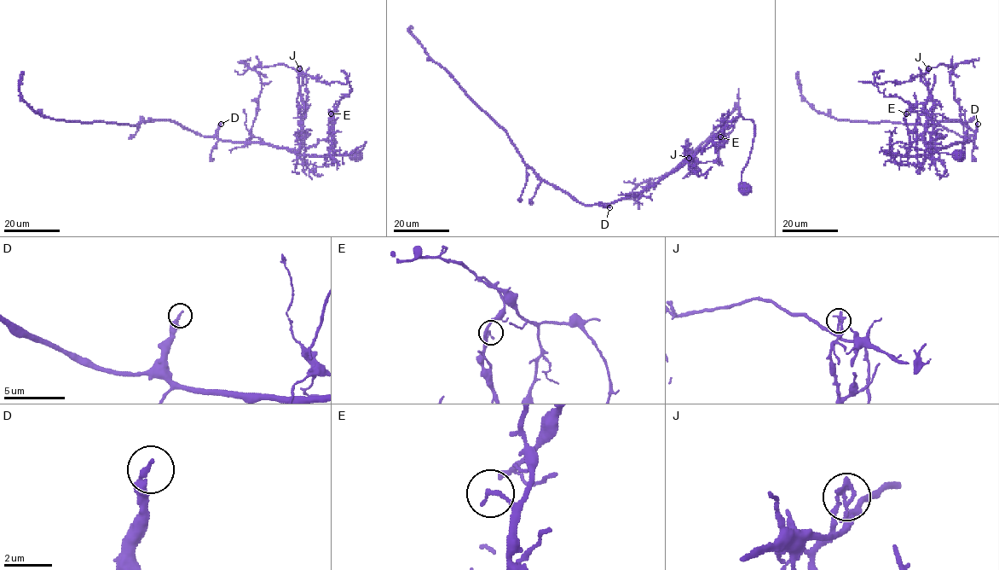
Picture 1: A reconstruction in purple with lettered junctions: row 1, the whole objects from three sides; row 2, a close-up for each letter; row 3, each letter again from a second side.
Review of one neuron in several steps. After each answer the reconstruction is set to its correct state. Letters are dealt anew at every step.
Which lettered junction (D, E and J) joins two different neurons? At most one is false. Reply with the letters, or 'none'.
J

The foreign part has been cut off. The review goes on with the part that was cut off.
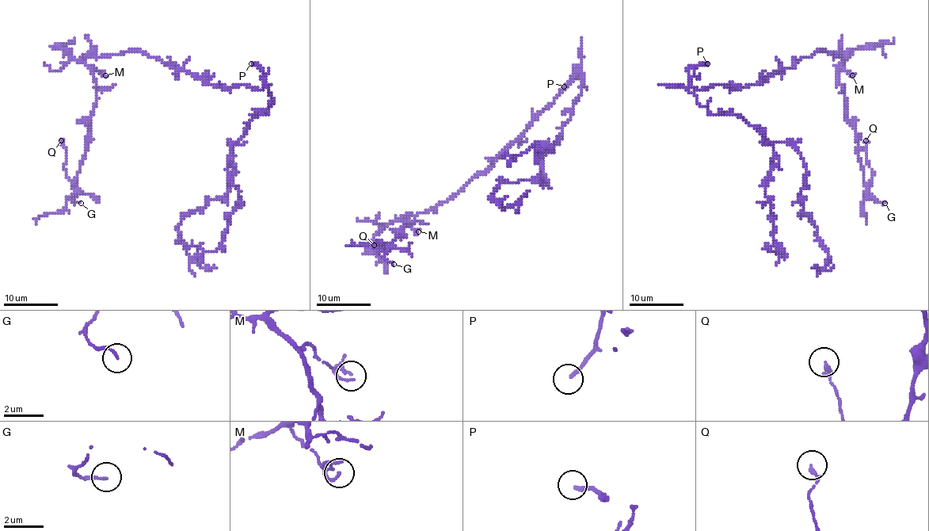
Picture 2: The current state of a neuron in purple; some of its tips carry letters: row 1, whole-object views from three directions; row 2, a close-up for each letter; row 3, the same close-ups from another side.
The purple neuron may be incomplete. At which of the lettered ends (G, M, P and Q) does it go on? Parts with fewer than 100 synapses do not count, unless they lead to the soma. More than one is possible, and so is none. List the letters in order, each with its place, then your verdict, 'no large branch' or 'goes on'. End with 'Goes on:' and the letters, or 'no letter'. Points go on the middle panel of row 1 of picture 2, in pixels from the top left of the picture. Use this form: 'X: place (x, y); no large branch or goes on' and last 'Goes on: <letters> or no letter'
G: place (394, 264); no large branch
M: place (418, 231); no large branch
P: place (564, 86); no large branch
Q: place (374, 245); no large branch
Goes on: no letter

